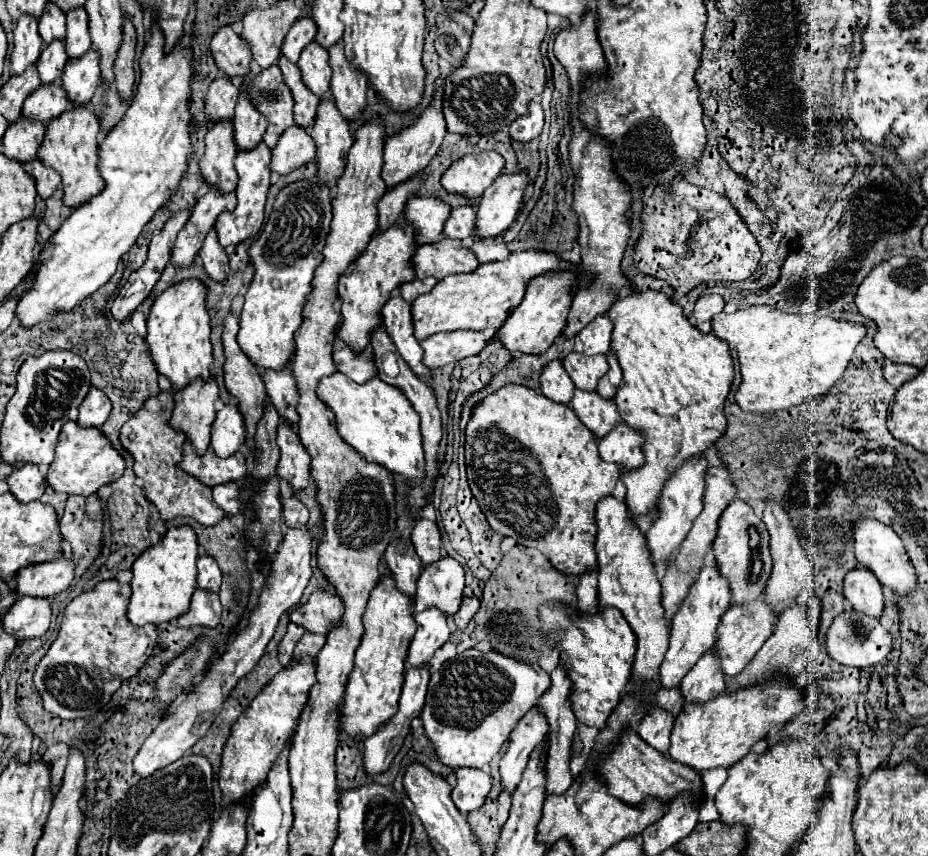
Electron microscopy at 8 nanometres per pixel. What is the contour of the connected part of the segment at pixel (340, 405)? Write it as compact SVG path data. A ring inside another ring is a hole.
M345 346L333 352L333 362L339 372L319 380L317 396L325 406L333 410L337 432L341 434L341 438L347 444L351 444L359 454L363 454L365 460L377 462L387 470L391 470L393 474L401 474L403 478L419 480L425 474L423 464L425 458L421 452L421 432L417 412L409 408L409 402L405 400L405 396L401 396L401 392L389 388L389 384L385 384L375 376L377 372L375 362L365 352L355 354L351 348Z

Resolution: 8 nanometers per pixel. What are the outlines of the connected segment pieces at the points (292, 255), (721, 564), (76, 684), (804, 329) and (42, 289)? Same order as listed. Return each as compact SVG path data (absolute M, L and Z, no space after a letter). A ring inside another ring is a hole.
M301 180L285 186L275 200L273 212L249 256L255 264L255 276L241 312L237 342L255 368L283 370L295 354L293 334L301 326L303 304L311 292L315 268L321 264L321 248L331 224L331 192L315 180Z
M733 500L729 508L721 514L717 538L713 540L715 562L721 572L729 580L731 588L731 606L739 606L745 602L753 602L765 590L771 572L769 560L769 534L765 524L755 516L753 508L741 500Z
M103 580L93 590L83 592L69 602L57 638L47 650L47 654L41 658L33 674L33 684L47 712L69 720L95 716L111 700L113 692L121 686L121 682L137 674L145 660L151 656L159 632L153 624L147 624L143 628L133 626L127 618L127 604L129 604L129 584L119 584L117 580Z
M749 306L733 314L717 314L711 320L711 332L737 350L743 378L735 394L737 404L745 412L777 412L829 392L867 328L811 314L785 314L769 306Z
M157 24L151 28L151 40L141 56L141 80L137 86L137 94L133 104L127 108L125 118L107 134L107 138L99 144L99 174L105 180L105 190L97 194L93 200L73 210L71 216L61 224L61 228L49 238L47 248L35 260L35 278L21 292L15 308L15 316L23 328L33 328L39 322L51 320L57 312L69 312L83 298L91 296L97 288L101 288L117 270L119 258L133 246L143 226L153 218L153 214L175 194L181 176L185 174L189 156L193 152L191 146L191 114L189 114L189 92L193 80L193 64L191 64L191 44L185 48L175 46L171 54L163 52L163 36L157 30Z

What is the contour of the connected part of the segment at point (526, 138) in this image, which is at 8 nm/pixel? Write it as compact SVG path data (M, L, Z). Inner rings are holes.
M529 104L529 116L521 116L511 124L511 138L517 142L531 142L539 138L543 130L543 108L541 104Z

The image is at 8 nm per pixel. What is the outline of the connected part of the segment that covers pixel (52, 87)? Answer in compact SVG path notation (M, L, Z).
M59 82L49 84L49 88L37 88L29 100L23 104L23 116L29 120L37 120L49 124L53 118L61 116L67 110L65 94L61 92Z

